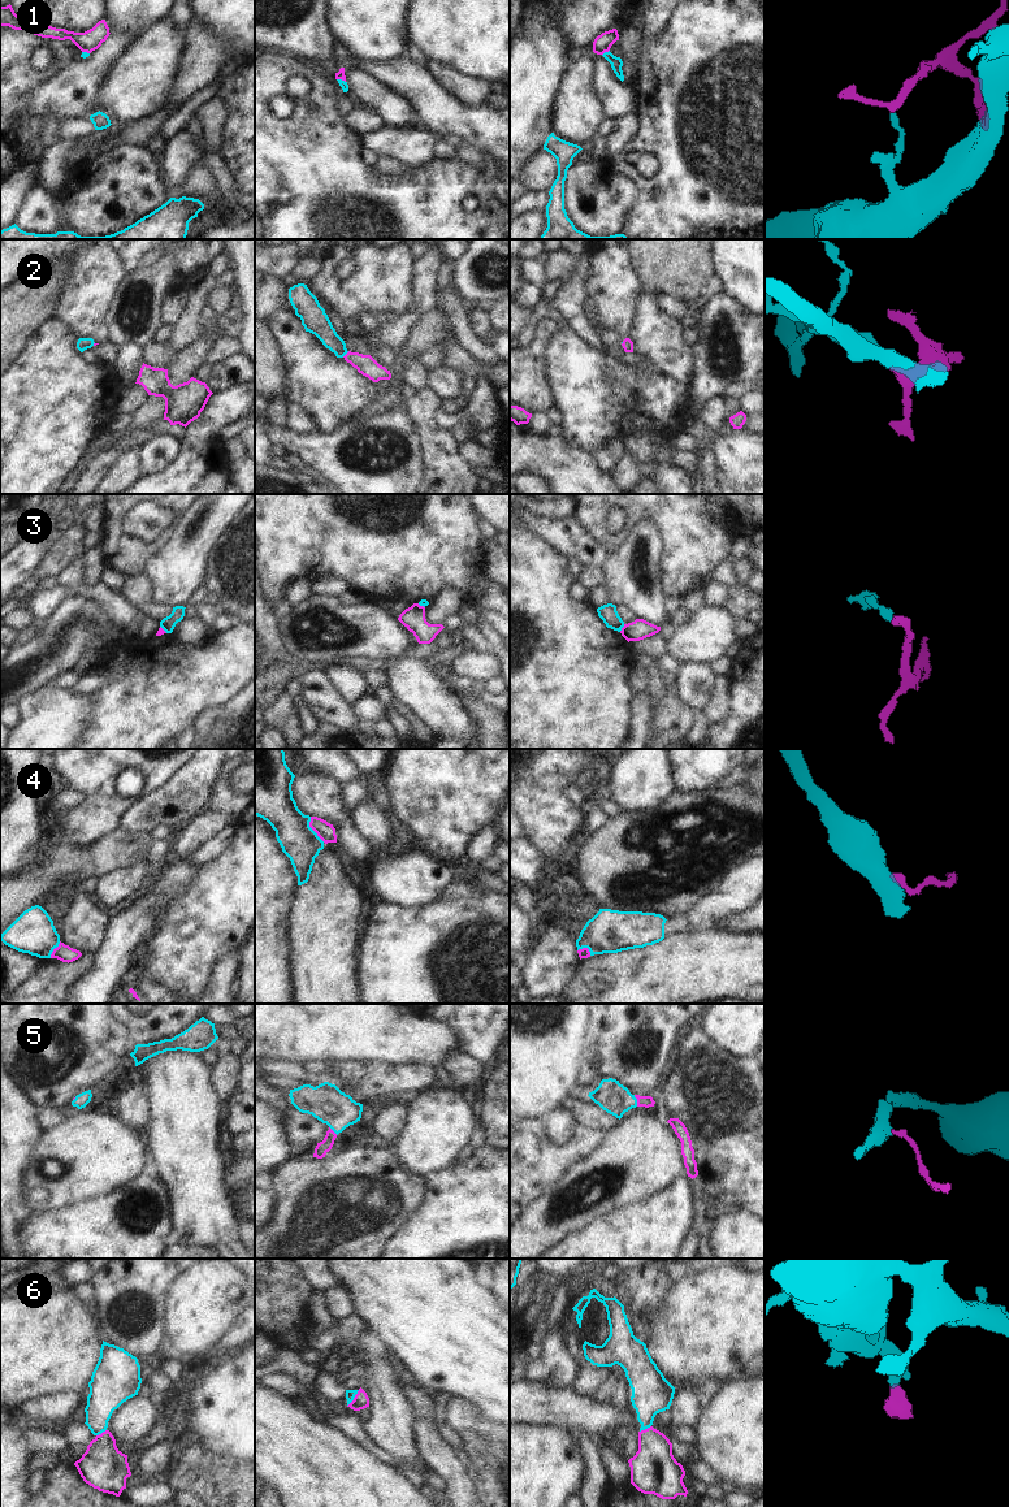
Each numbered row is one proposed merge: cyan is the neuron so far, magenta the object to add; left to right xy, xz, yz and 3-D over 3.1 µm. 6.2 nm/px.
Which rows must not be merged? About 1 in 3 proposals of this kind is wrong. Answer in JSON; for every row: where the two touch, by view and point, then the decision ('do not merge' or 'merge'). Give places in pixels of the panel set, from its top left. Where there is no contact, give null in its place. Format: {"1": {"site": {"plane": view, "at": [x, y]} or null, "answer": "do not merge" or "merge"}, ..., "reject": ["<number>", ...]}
{"1": {"site": {"plane": "yz", "at": [605, 52]}, "answer": "do not merge"}, "2": {"site": {"plane": "xz", "at": [345, 354]}, "answer": "merge"}, "3": {"site": {"plane": "yz", "at": [622, 627]}, "answer": "do not merge"}, "4": {"site": {"plane": "xz", "at": [312, 830]}, "answer": "merge"}, "5": {"site": {"plane": "yz", "at": [636, 1100]}, "answer": "merge"}, "6": {"site": {"plane": "xz", "at": [354, 1397]}, "answer": "merge"}, "reject": ["1", "3"]}

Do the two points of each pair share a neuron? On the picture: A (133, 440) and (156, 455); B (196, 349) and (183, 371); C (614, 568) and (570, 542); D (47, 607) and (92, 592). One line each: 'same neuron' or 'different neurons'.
A: different neurons
B: same neuron
C: different neurons
D: same neuron

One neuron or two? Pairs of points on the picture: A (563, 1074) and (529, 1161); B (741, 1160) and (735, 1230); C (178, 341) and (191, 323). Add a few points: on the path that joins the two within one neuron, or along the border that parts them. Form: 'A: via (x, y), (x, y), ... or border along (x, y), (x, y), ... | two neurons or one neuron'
A: border along (544, 1117), (523, 1121) | two neurons
B: border along (744, 1208), (750, 1213) | two neurons
C: via (181, 337), (189, 327) | one neuron

